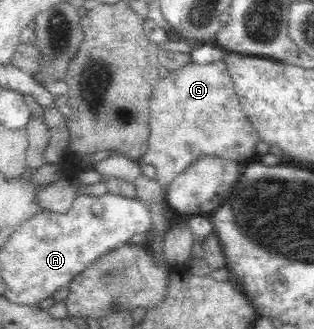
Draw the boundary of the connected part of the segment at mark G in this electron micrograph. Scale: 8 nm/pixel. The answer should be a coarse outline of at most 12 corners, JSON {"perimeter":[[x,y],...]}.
{"perimeter":[[223,61],[190,62],[149,99],[164,191],[205,155],[244,162],[260,136]]}

